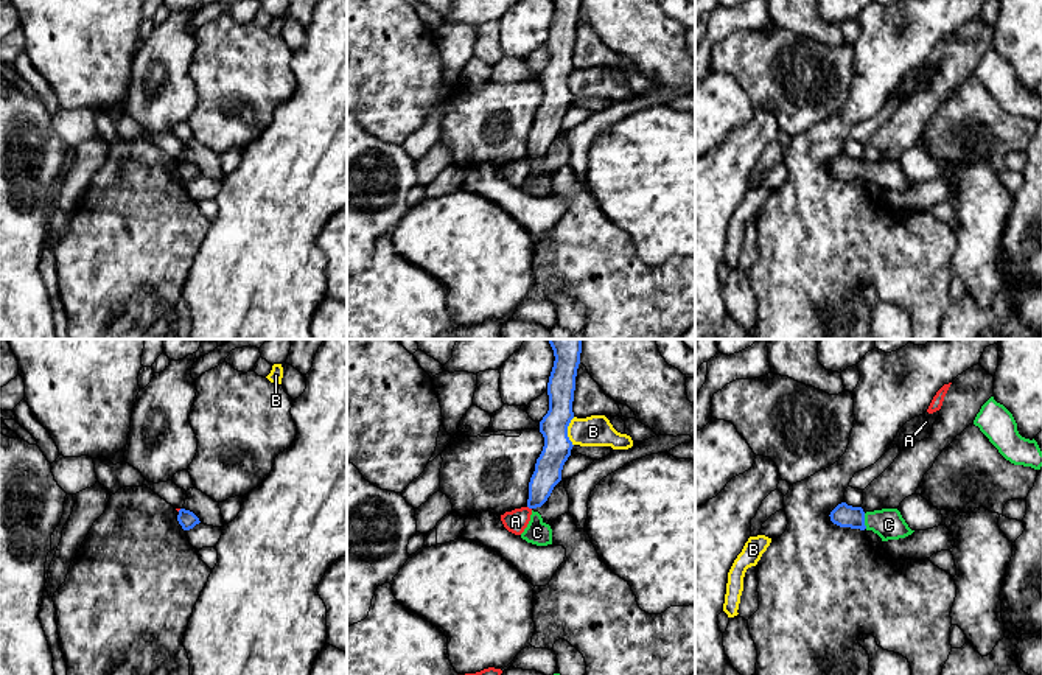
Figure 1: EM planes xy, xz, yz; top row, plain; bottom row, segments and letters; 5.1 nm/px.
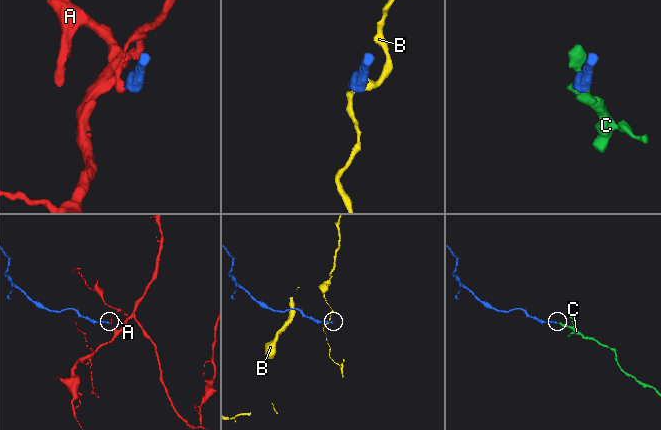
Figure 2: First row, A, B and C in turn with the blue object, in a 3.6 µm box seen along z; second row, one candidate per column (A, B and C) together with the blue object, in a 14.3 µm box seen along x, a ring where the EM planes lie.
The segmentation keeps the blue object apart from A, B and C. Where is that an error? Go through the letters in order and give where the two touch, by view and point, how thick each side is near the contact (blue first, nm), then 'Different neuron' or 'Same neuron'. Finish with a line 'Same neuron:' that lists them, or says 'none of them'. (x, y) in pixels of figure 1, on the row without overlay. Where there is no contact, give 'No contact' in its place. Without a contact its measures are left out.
A: Touches blue at xz (529, 159). Thickness 140 nm (blue) against 120 nm. Different neuron
B: Touches blue at xz (566, 83). Thickness 140 nm (blue) against 160 nm. Different neuron
C: Touches blue at yz (863, 173). Thickness 120 nm (blue) against 160 nm. Same neuron
Same neuron: C

